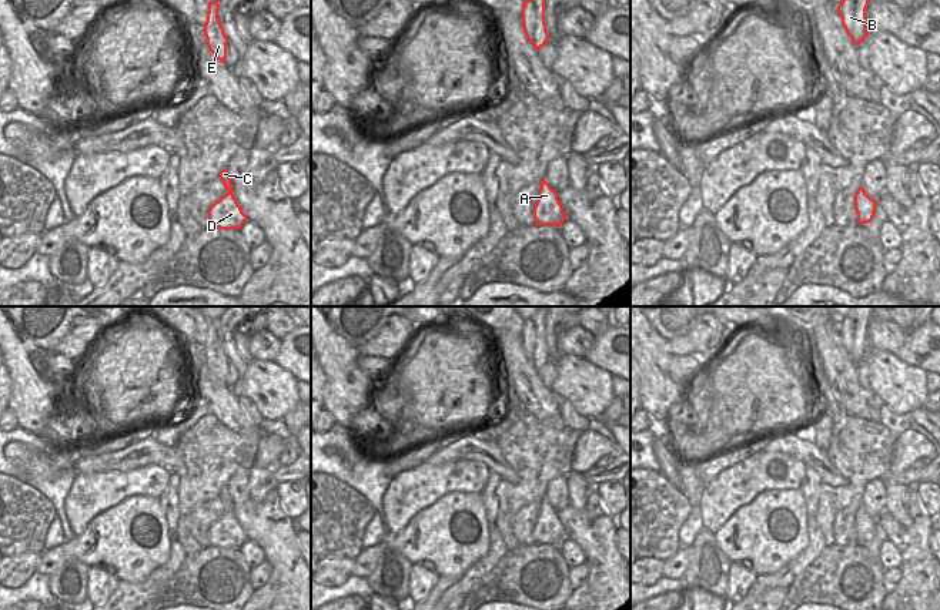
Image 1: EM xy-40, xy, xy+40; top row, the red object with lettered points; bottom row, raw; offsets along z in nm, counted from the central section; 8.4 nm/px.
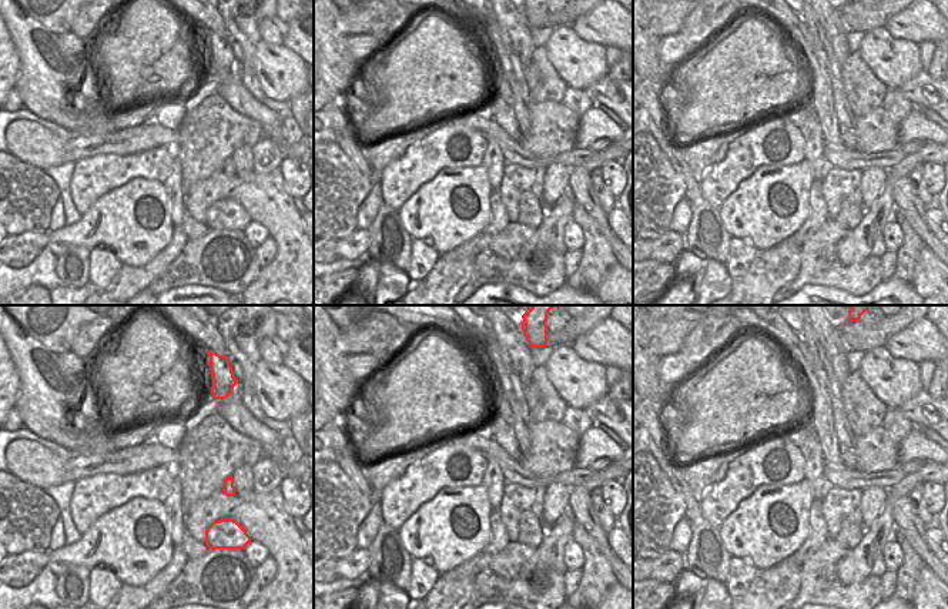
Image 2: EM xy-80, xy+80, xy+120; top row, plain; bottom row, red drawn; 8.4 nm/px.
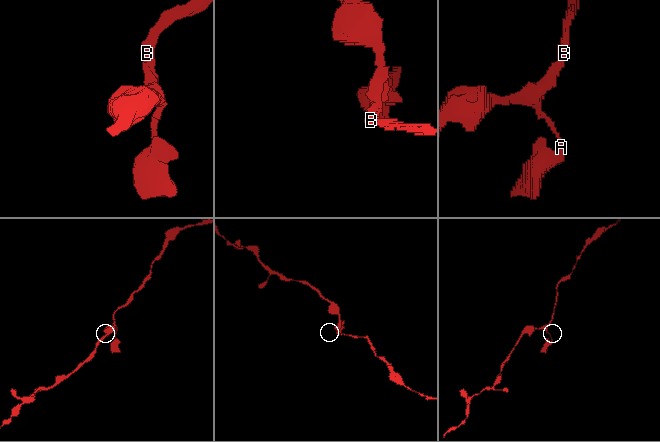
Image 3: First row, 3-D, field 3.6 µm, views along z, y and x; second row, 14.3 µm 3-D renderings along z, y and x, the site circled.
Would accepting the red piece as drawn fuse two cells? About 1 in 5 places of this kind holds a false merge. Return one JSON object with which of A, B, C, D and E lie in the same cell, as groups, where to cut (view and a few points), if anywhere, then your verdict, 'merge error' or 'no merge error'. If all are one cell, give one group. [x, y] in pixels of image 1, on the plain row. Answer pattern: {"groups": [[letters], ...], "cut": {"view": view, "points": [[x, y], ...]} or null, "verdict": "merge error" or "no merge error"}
{"groups": [["A", "B", "C", "D", "E"]], "cut": null, "verdict": "no merge error"}

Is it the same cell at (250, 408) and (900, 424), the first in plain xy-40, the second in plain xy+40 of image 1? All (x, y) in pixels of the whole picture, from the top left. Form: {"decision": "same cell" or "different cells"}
{"decision": "same cell"}

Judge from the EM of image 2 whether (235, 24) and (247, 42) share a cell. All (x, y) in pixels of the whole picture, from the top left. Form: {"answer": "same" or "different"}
{"answer": "same"}

